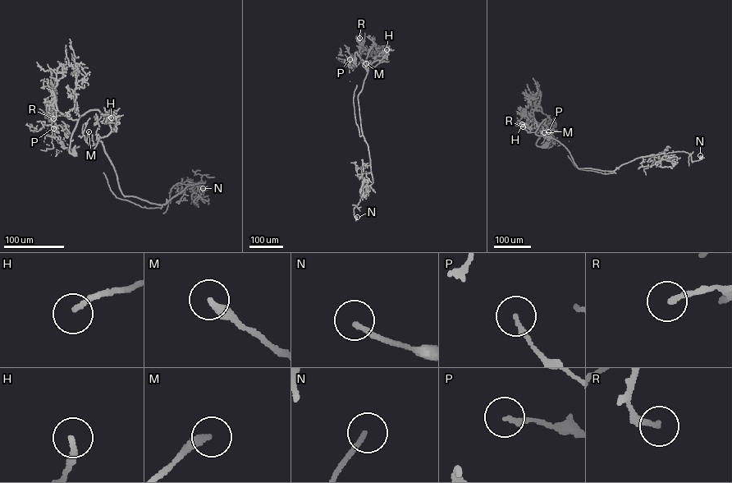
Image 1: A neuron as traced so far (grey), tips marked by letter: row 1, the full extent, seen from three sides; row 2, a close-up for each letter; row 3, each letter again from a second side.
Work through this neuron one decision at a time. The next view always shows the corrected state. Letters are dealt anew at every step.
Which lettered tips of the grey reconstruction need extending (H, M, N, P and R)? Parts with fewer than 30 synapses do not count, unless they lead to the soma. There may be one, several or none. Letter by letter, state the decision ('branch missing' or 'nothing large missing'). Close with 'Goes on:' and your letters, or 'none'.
H: nothing large missing
M: nothing large missing
N: nothing large missing
P: nothing large missing
R: nothing large missing
Goes on: none

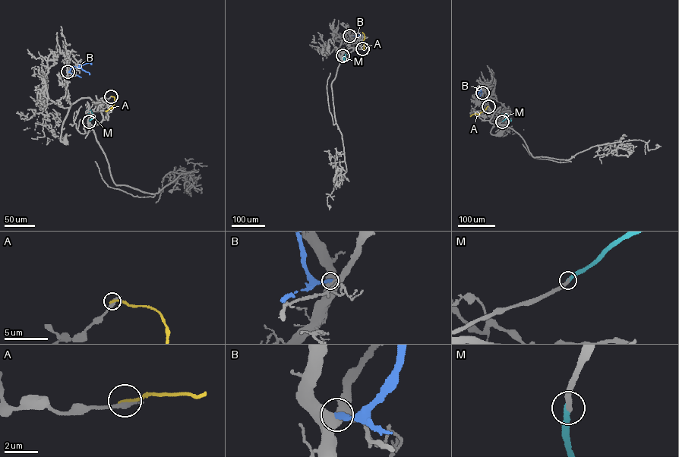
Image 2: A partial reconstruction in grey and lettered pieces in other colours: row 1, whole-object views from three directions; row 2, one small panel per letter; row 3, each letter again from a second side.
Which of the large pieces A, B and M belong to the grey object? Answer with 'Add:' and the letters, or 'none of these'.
Add: M

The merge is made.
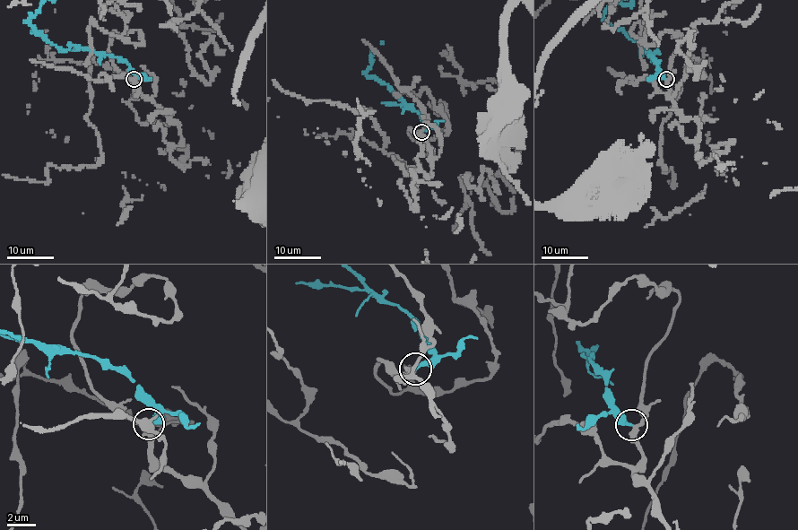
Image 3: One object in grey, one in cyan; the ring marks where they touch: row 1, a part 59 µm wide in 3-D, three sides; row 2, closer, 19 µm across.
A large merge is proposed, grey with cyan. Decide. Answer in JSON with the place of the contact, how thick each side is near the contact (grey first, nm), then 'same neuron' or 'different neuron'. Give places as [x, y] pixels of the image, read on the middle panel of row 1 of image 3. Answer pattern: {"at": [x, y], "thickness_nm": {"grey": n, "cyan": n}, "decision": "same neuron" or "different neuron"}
{"at": [421, 132], "thickness_nm": {"grey": 340, "cyan": 320}, "decision": "same neuron"}

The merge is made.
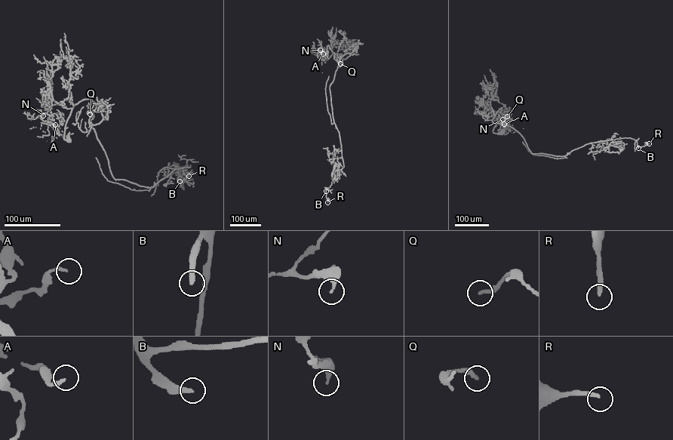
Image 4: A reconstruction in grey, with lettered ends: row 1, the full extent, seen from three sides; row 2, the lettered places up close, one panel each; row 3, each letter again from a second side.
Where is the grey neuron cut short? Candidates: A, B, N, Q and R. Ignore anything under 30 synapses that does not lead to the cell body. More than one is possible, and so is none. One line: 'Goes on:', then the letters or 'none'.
Goes on: B, R

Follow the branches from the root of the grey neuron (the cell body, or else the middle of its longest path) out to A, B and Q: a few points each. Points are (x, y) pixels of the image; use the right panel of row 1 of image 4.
A: (500, 132), (493, 131), (502, 115), (499, 113), (511, 111), (511, 115), (503, 116), (506, 121), (504, 124)
B: (500, 132), (493, 130), (501, 108), (493, 121), (517, 130), (533, 154), (564, 156), (624, 137), (638, 148)
Q: (500, 132), (495, 133), (493, 130), (502, 115), (500, 112), (502, 108), (492, 119), (498, 123), (507, 116)

